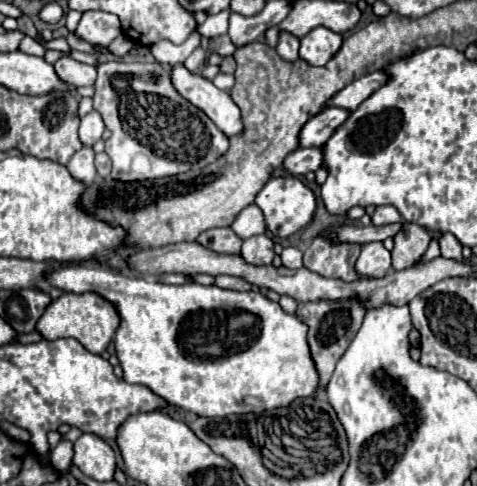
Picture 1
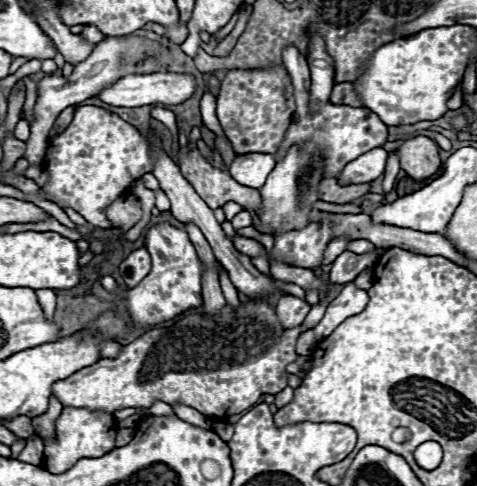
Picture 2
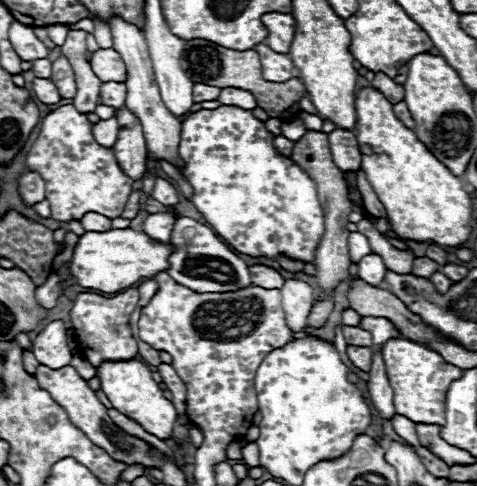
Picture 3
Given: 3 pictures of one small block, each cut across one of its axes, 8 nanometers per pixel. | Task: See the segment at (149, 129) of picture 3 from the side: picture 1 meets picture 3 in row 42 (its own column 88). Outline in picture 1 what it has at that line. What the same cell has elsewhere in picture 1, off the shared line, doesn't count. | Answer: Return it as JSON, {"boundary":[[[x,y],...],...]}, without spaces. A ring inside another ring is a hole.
{"boundary":[[[92,110],[80,120],[80,142],[84,146],[92,146],[96,140],[100,140],[102,132],[104,132],[104,122],[96,110]]]}

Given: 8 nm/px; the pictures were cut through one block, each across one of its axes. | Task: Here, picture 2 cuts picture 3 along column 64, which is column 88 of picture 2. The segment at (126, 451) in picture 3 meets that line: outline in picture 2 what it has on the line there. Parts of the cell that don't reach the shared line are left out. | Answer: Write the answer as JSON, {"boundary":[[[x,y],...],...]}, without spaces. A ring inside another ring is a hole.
{"boundary":[[[242,298],[242,306],[238,312],[232,312],[228,306],[222,310],[222,314],[214,320],[206,320],[204,314],[200,310],[194,310],[194,312],[188,312],[182,320],[178,320],[176,324],[172,326],[166,326],[166,328],[154,328],[146,334],[142,334],[138,340],[134,340],[132,344],[124,346],[120,356],[116,360],[98,360],[96,364],[88,366],[88,368],[82,368],[80,372],[74,372],[72,376],[64,378],[64,380],[56,380],[56,384],[52,384],[52,396],[56,396],[62,406],[68,406],[68,408],[88,408],[92,412],[108,412],[108,414],[114,414],[116,410],[122,410],[122,408],[150,408],[154,402],[162,400],[166,404],[184,404],[184,406],[190,406],[198,412],[202,412],[204,416],[208,418],[226,418],[226,416],[234,416],[234,414],[240,414],[240,412],[246,412],[248,408],[252,408],[252,404],[256,404],[260,400],[260,396],[264,394],[278,394],[280,390],[284,390],[288,386],[288,372],[286,372],[286,366],[290,362],[296,360],[296,338],[300,336],[300,326],[298,328],[290,328],[290,330],[282,330],[280,324],[278,324],[278,318],[276,318],[276,312],[274,308],[270,306],[270,302],[266,300],[248,300],[248,298]]]}

